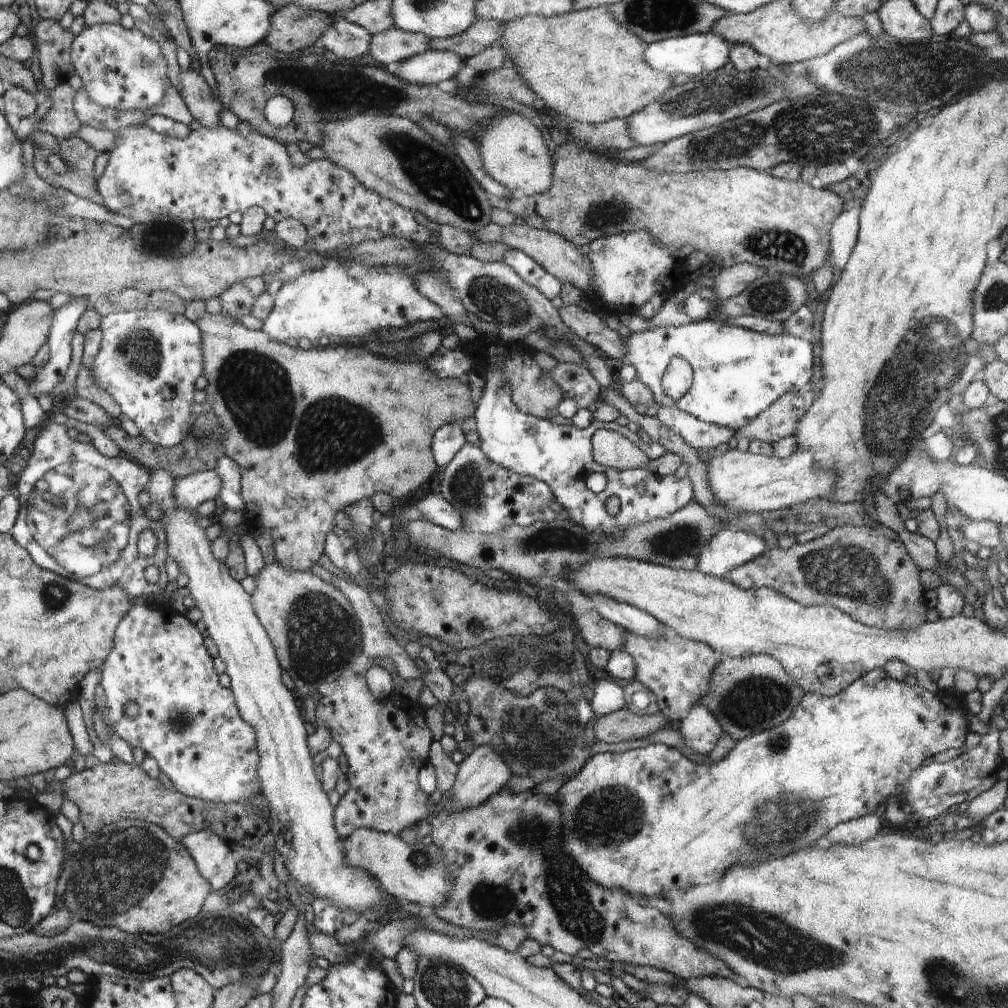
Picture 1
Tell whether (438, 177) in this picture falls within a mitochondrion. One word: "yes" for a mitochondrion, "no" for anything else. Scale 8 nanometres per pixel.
yes

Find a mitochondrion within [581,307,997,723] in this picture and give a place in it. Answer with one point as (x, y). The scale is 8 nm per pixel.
(918, 372)

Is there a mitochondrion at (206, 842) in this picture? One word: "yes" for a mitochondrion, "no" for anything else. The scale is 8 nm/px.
no

